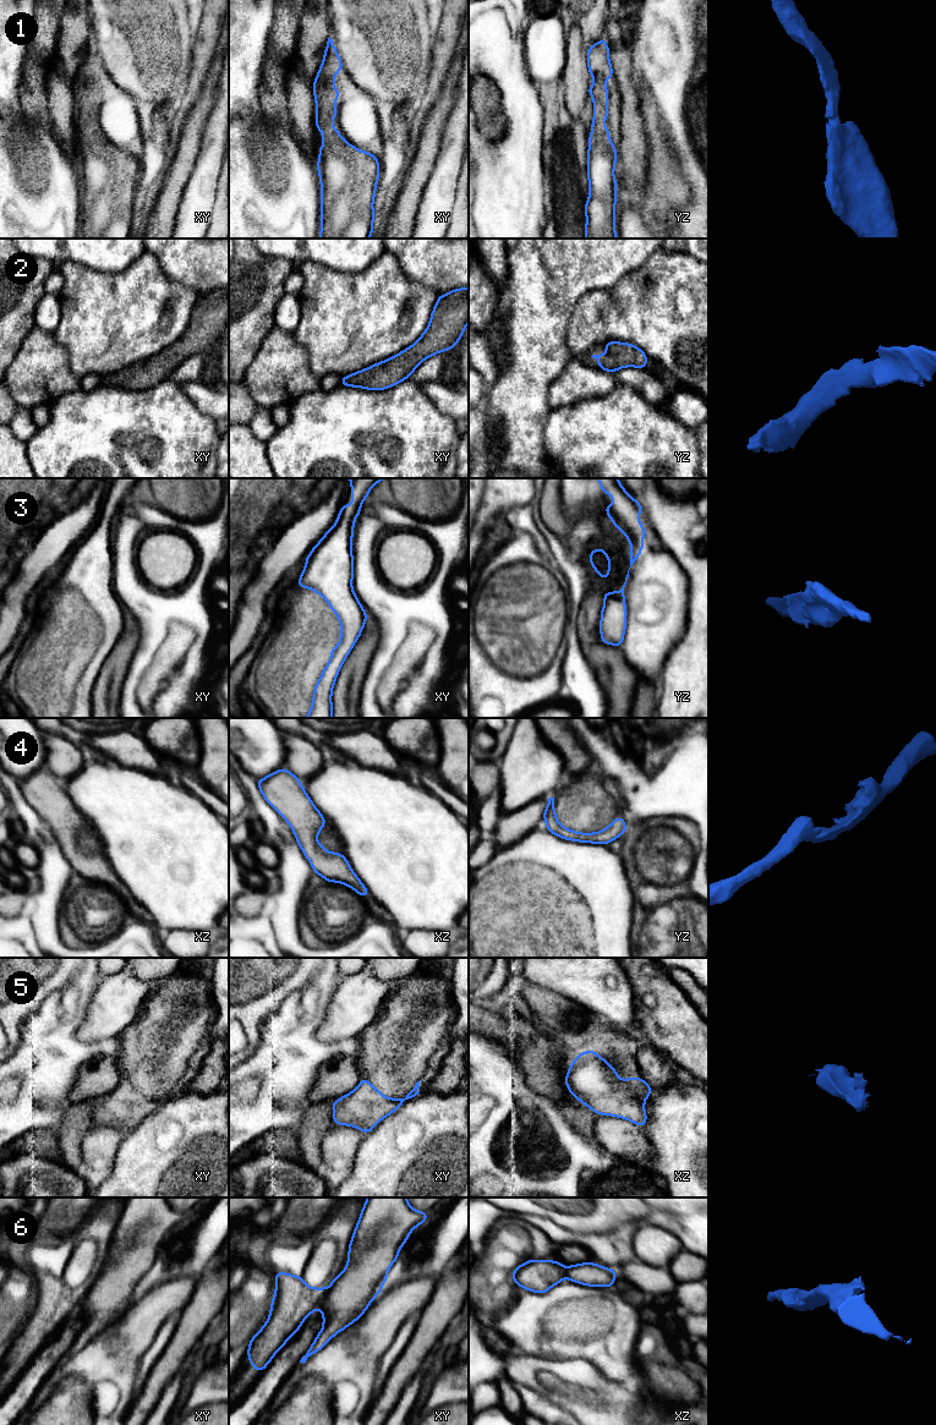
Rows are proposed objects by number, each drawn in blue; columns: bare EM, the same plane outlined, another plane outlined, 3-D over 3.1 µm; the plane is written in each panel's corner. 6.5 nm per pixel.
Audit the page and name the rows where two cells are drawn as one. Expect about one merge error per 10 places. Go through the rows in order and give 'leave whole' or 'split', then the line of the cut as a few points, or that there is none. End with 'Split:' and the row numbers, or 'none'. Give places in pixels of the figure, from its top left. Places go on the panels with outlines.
1: leave whole | no cut
2: leave whole | no cut
3: leave whole | no cut
4: leave whole | no cut
5: leave whole | no cut
6: split | xy (328, 1288), (318, 1308)
Split: 6

